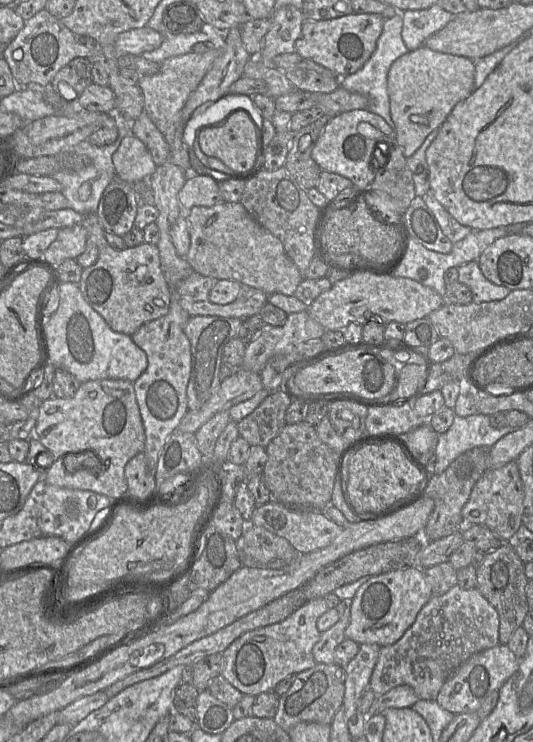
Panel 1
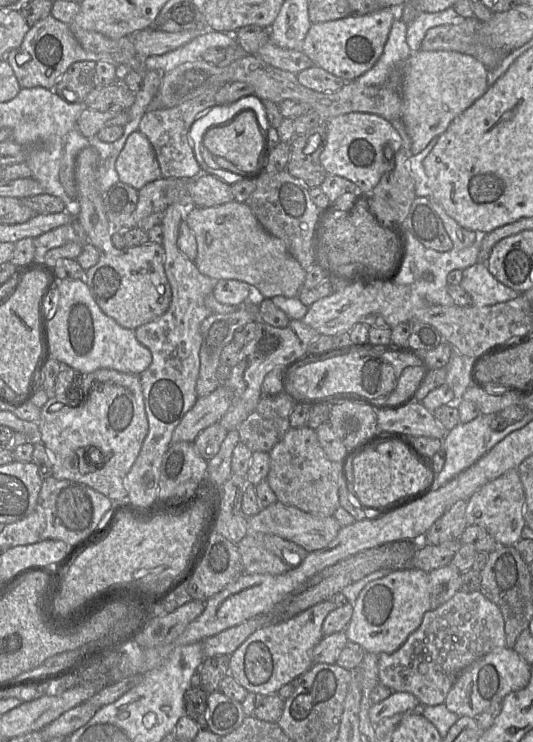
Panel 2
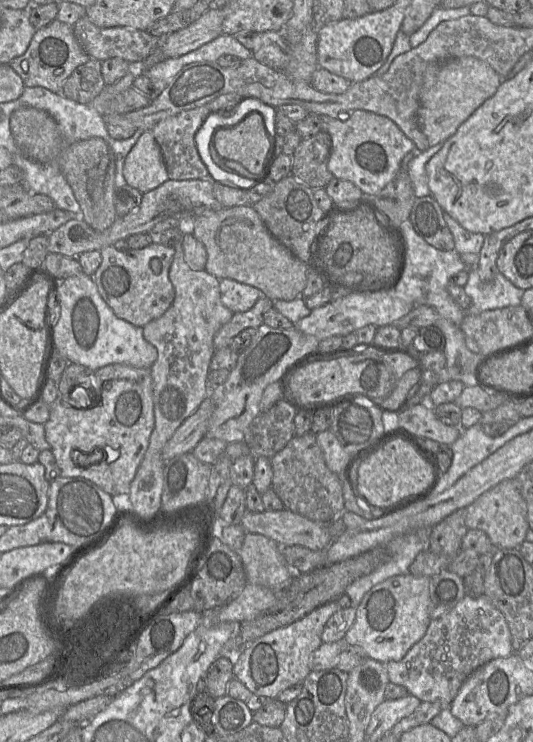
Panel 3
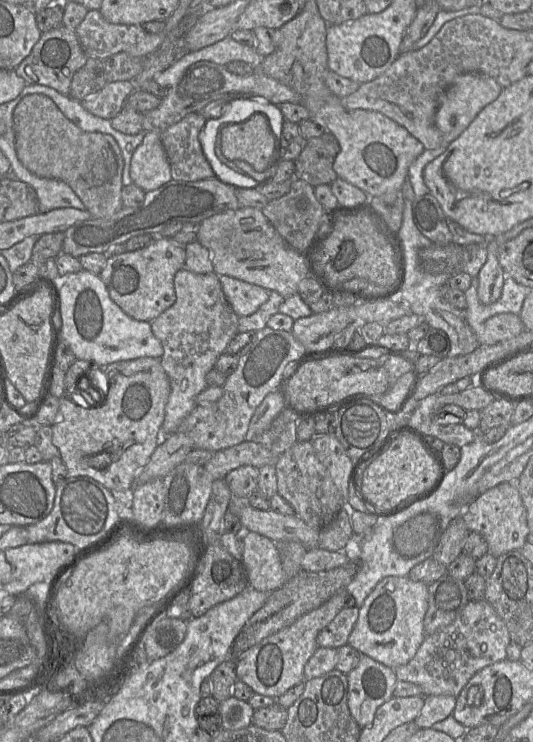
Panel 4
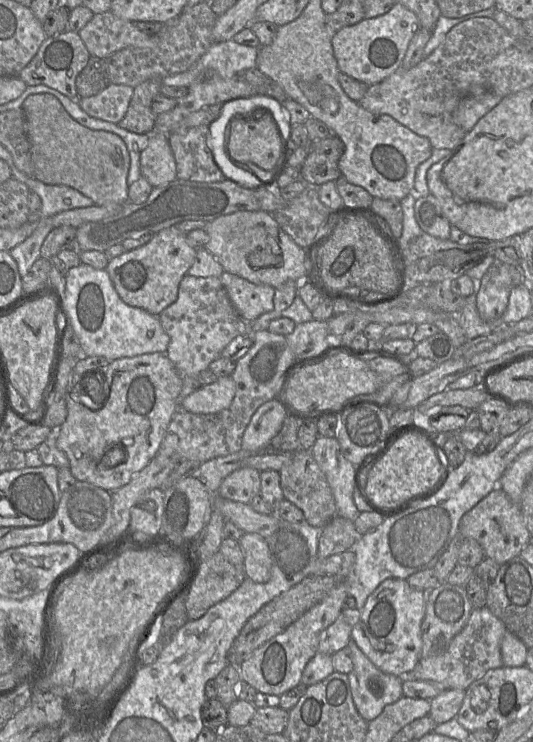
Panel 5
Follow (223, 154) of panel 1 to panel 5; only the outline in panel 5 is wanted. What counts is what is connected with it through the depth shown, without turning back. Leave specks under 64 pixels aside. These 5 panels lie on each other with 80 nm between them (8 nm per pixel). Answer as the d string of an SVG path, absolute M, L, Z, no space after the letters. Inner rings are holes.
M255 111L245 116L245 121L234 120L229 123L225 130L225 149L235 166L257 173L261 179L268 179L271 176L271 170L279 169L285 159L284 139L281 138L269 111L265 113ZM261 170L265 173L262 173Z

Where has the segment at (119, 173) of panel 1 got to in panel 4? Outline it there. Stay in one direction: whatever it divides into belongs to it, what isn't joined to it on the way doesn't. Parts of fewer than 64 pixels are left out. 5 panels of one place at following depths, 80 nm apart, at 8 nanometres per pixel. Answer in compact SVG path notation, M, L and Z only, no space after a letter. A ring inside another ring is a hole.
M147 132L142 143L133 151L130 162L130 177L132 183L145 192L156 190L172 180L170 163L159 133Z

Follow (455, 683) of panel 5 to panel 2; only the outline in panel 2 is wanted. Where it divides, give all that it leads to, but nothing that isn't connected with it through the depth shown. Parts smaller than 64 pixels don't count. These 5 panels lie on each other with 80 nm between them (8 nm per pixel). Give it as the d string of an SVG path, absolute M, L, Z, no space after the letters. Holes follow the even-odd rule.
M459 590L437 609L428 610L419 628L409 635L398 650L378 654L379 683L392 691L413 694L423 706L444 704L456 678L464 669L483 656L504 647L504 619L500 609L480 591L466 593Z

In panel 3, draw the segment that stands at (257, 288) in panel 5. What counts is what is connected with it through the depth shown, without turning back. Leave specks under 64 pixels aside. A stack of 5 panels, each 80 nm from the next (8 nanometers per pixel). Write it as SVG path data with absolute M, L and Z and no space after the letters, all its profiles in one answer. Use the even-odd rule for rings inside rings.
M230 278L218 280L221 301L233 313L249 310L263 296L259 289L251 285Z

